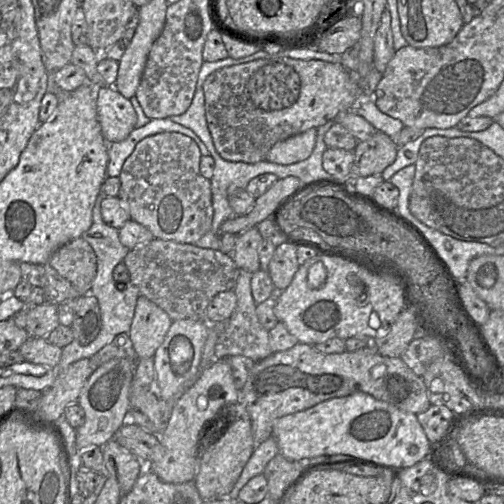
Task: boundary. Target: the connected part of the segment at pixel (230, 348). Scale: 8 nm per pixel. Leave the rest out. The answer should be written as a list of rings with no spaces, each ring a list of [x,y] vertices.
[[[240,270],[234,287],[236,307],[228,319],[224,332],[218,336],[214,348],[215,360],[240,355],[258,362],[274,353],[269,341],[269,331],[263,327],[256,315],[256,303],[253,299],[250,285],[252,274],[246,270]]]

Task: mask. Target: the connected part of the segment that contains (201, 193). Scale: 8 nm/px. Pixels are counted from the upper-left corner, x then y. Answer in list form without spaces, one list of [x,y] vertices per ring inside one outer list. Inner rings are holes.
[[[161,132],[139,141],[119,175],[118,197],[128,209],[130,219],[145,226],[154,238],[195,244],[211,229],[214,213],[210,179],[203,177],[199,170],[201,156],[196,142],[178,132]]]

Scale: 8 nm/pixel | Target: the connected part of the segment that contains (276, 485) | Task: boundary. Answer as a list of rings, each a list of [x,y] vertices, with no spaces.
[[[277,453],[265,466],[263,475],[267,480],[268,496],[276,499],[284,488],[295,480],[306,466],[306,460],[292,461]]]

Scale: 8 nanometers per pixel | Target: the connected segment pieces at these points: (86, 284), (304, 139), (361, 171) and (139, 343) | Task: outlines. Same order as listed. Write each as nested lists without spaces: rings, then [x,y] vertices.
[[[82,237],[59,247],[52,254],[47,265],[68,280],[79,295],[91,292],[97,273],[97,257],[91,245]]]
[[[310,128],[304,132],[288,137],[273,145],[266,155],[266,161],[287,165],[308,158],[316,143],[317,129]]]
[[[376,131],[369,139],[358,142],[349,177],[381,175],[395,161],[397,151],[398,146],[392,137]]]
[[[139,296],[128,335],[138,359],[152,358],[163,342],[172,320],[144,296]]]

